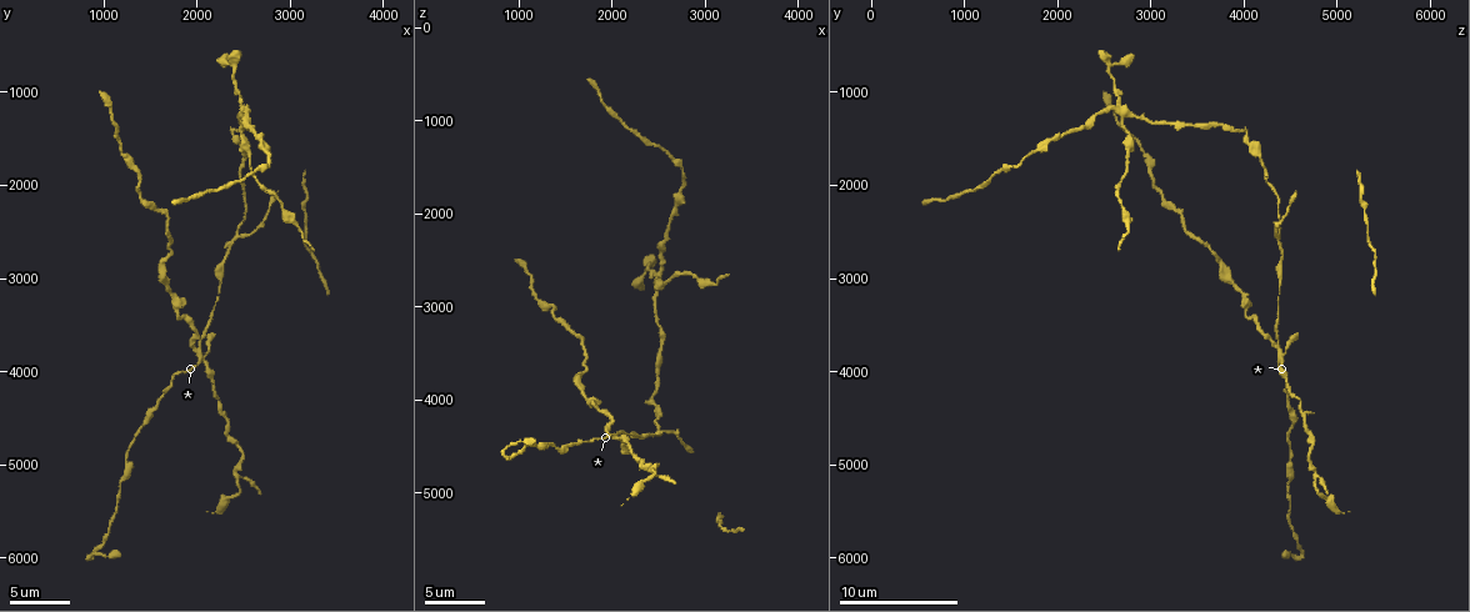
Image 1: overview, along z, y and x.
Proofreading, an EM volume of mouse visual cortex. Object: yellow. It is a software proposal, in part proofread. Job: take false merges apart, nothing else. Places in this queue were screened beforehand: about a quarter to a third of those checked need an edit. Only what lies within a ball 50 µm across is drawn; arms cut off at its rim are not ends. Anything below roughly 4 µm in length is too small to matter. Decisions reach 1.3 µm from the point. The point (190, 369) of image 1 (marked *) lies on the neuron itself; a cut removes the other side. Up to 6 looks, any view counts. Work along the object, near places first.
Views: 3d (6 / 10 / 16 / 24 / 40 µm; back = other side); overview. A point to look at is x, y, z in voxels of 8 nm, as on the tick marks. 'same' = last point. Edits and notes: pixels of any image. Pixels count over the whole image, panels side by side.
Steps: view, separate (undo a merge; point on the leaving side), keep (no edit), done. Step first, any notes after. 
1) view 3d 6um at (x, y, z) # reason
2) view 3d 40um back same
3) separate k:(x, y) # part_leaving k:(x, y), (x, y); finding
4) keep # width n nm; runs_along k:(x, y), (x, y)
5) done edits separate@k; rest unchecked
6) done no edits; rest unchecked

view 3d 6um at (2500, 2550, 4350) # three arms meet

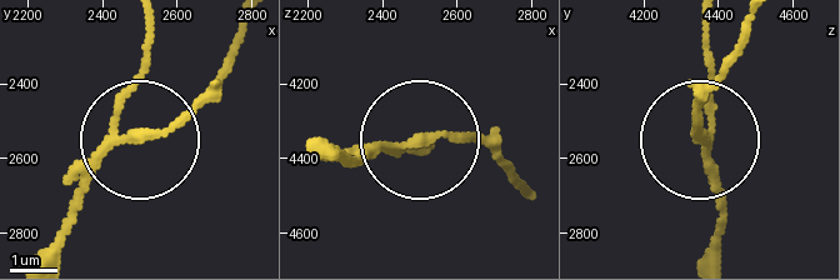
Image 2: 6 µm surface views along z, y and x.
view 3d 6um back at (2490, 2540, 4360)

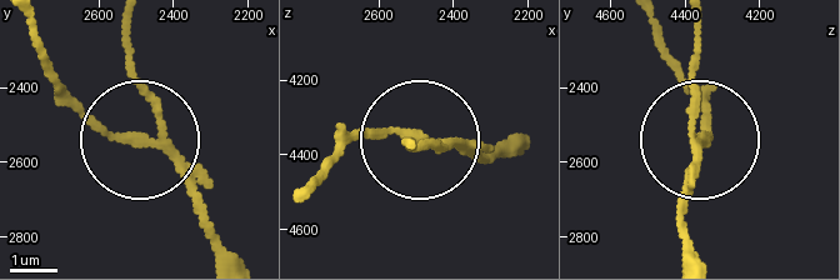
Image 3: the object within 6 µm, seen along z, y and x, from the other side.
separate 3:(116, 140) # side_arm 24 um; arms 3; two neurons meet here

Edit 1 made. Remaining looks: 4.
view 3d 6um at (2050, 3800, 4350) # four-way junction

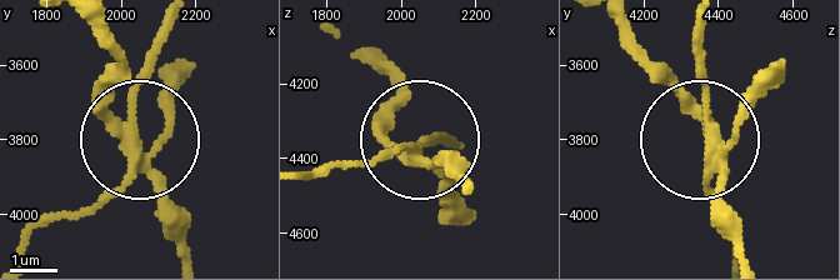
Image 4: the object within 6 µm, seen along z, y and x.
separate 4:(171, 100) # arms 4; part_leaving 4:(720, 140), (625, 25); a second neuron is stuck on

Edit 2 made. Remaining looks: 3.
view 3d 6um at (2400, 1500, 4000) # sudden change in width

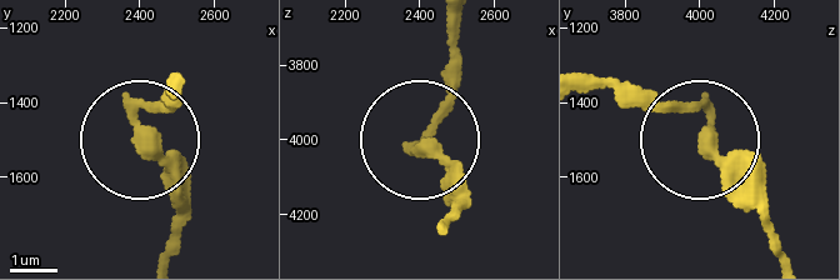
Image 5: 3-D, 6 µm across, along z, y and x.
separate 5:(166, 99) # part_leaving 5:(704, 108), (588, 84); a second neuron is stuck on

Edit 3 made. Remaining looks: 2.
done edits separate@3, separate@4, separate@5; rest unchecked

